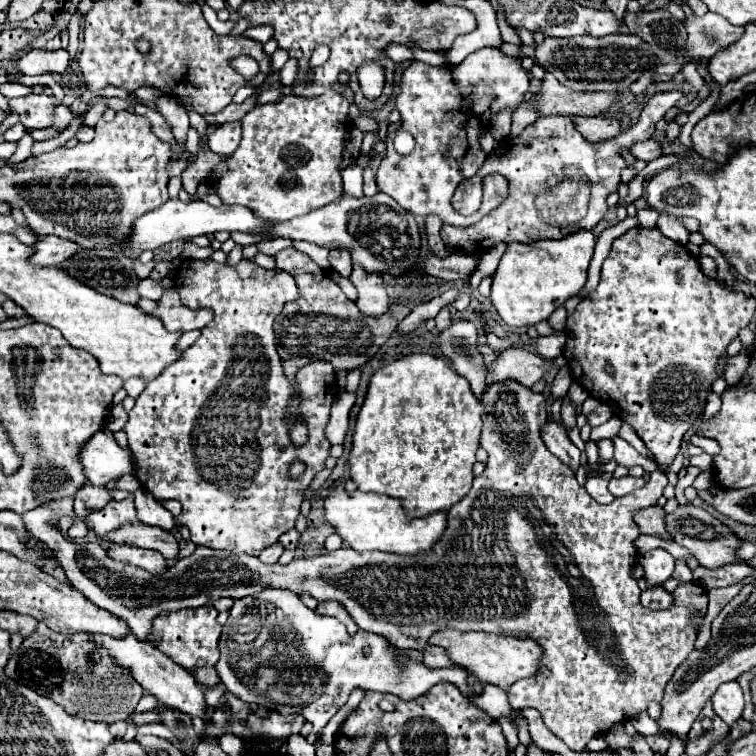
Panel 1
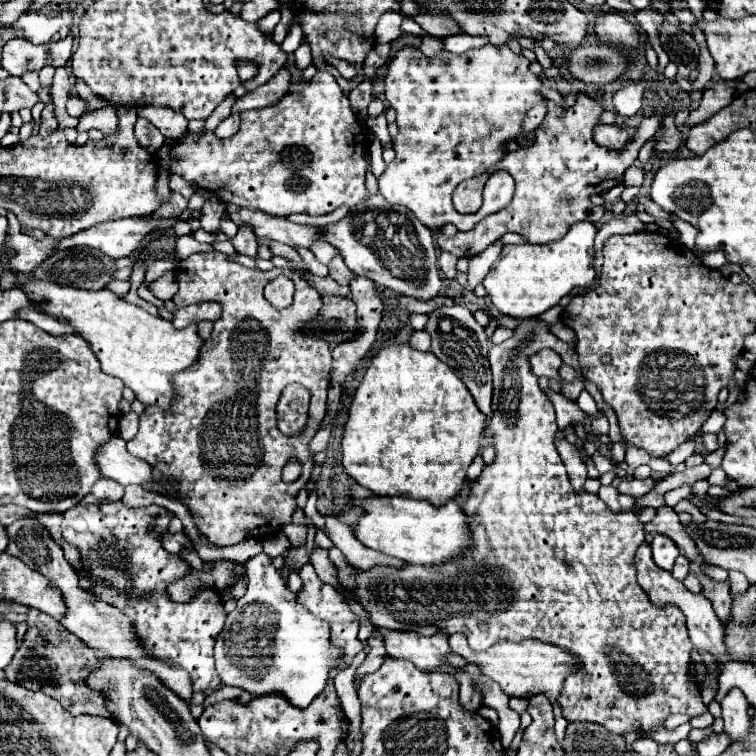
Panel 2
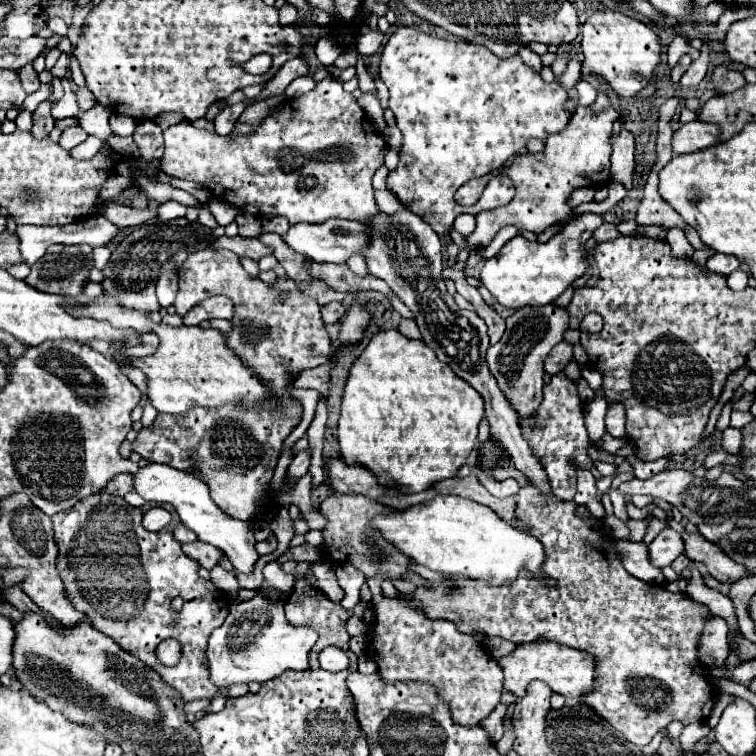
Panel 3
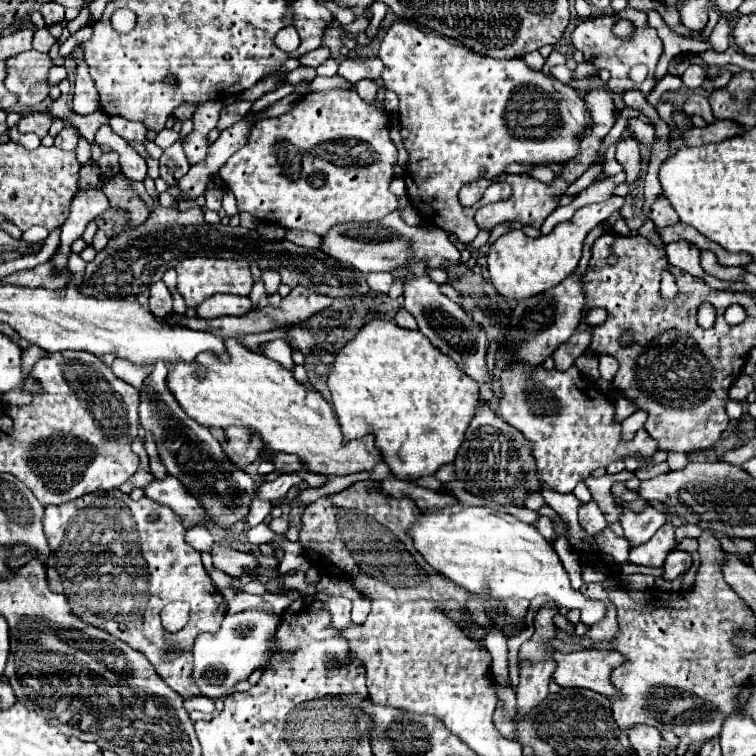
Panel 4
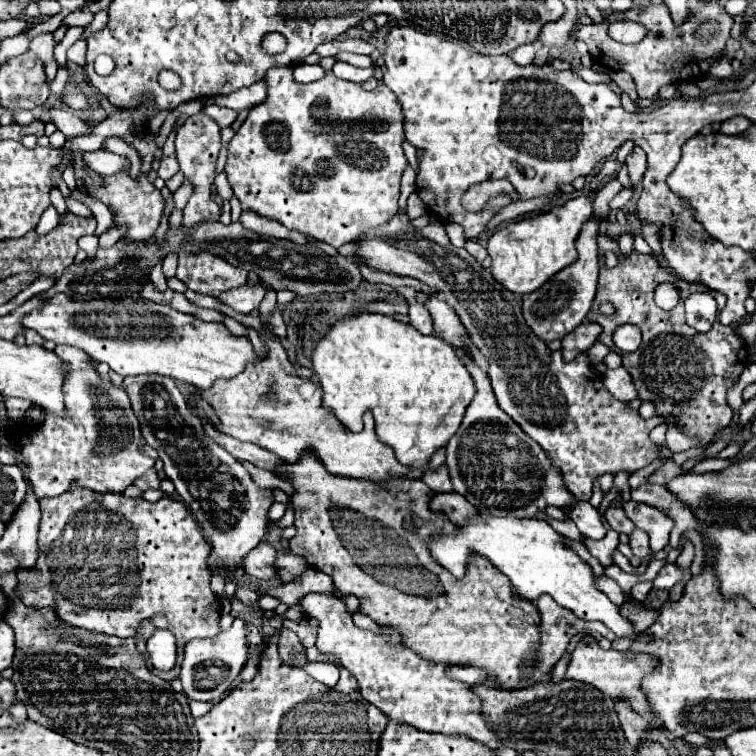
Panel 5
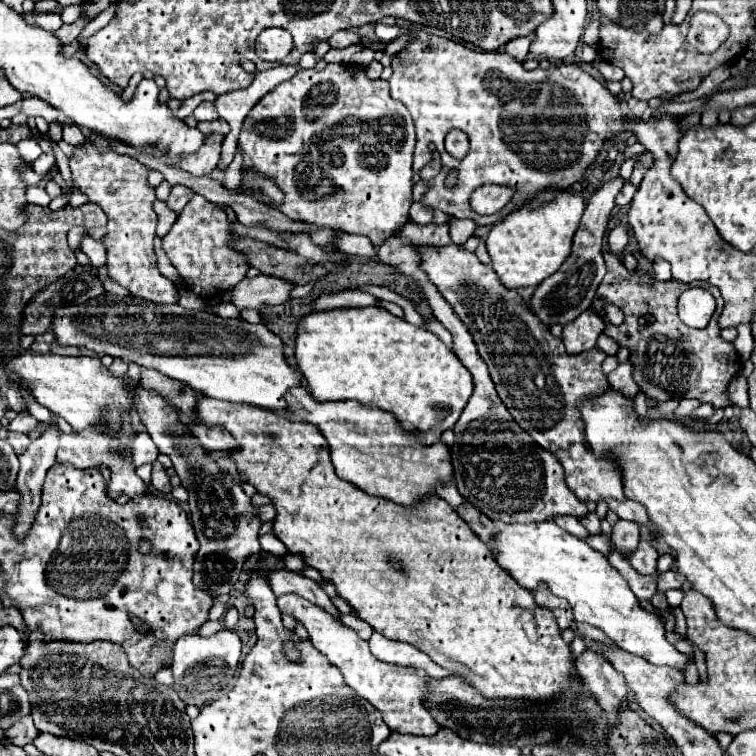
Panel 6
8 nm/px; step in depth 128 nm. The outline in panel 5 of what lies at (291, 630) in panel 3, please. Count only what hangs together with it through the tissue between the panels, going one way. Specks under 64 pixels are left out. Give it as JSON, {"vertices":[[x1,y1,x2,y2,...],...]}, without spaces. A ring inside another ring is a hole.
{"vertices":[[236,618,226,632,220,632,214,638,190,640,184,646,184,660,182,660,182,672,180,672,184,694,190,700,202,700,202,702,216,700,218,686,224,684,224,688,228,688,244,668,246,660,248,660,246,622,240,618]]}

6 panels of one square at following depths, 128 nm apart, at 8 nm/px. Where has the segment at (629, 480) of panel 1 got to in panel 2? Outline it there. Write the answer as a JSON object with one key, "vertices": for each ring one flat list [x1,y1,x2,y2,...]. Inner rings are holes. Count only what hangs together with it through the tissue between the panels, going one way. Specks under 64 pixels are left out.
{"vertices":[[646,478,646,480,630,480,630,482,622,480,618,484,618,492,628,494,628,496,634,496,634,498,642,498,642,496,646,496,654,488,654,484,656,484,656,480,652,480,652,478]]}

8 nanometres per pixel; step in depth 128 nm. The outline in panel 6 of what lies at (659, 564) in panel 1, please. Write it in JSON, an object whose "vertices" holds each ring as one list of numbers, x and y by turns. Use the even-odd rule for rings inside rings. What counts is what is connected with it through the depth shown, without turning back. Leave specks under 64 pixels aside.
{"vertices":[[456,244,444,248,418,246,418,250,422,268,430,282,440,290,446,302,450,302,454,312,472,332,478,352,488,364,500,400,518,426,560,460,568,488,582,502,606,502,608,510,616,512,622,520,634,520,650,528,642,504,624,496,616,464,612,460,594,458,584,438,584,422,578,404,584,398,606,390,608,380,600,368,606,354,600,348,592,348,570,356,562,338,556,338,550,328,542,324,516,290,504,288,498,274,484,266,476,254,466,252]]}

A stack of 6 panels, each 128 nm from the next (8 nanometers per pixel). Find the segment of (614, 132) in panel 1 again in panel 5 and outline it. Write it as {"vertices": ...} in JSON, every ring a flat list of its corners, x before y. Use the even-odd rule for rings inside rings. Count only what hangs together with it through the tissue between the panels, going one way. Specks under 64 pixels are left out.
{"vertices":[[636,146,628,154,628,158,626,158,626,166,628,166,628,172,630,172,630,182,636,186,642,180,644,172,646,172,646,156,644,156,644,150]]}

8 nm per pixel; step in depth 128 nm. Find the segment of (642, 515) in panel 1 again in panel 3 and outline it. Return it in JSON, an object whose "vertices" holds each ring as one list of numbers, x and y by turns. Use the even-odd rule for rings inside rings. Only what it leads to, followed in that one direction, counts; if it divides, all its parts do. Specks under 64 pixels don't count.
{"vertices":[[672,520,668,526,672,526,674,530,678,530,682,534,684,548,686,548,684,554,690,560,702,562,718,582,734,584,734,582,742,580,744,576,750,576,750,572,746,568,740,568,740,564,736,564,734,560,728,560,728,556,724,556,724,552,720,552,720,548,716,548,716,544,708,542,700,534,686,534,684,526,676,520]]}

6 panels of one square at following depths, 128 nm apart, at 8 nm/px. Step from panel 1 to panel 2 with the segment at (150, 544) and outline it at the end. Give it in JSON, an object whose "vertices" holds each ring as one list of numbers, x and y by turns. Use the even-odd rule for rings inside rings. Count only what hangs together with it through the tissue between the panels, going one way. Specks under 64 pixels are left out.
{"vertices":[[164,532,162,538,164,538,164,540,162,540,162,546,164,546,168,552,174,552,174,554,180,554,184,548,194,548,192,542,190,542,190,538,186,538,184,532,180,532,180,534]]}

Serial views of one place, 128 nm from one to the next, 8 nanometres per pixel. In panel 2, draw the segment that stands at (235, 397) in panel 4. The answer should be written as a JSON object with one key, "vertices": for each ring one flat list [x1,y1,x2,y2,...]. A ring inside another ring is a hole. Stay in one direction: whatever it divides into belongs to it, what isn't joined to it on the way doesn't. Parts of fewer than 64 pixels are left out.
{"vertices":[[34,278,20,280,20,286,26,290,30,300,36,300,38,304,42,302,42,312,60,320,68,320,76,332,80,332,82,338,90,342,90,348,100,360,102,370,120,378,146,406,170,408,172,398,176,398,172,376,190,368,196,364,196,358,200,358,204,340,198,334,198,324,176,330,172,322,166,322,160,316,152,316,140,306,120,300,114,292,108,290,90,292]]}

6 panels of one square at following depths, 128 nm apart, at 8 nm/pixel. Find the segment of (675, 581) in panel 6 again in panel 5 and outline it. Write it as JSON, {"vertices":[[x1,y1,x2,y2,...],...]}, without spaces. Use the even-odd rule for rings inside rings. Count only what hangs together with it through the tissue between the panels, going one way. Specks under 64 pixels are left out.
{"vertices":[[666,564,658,576,654,578,654,588,662,588,662,590,670,590,674,584,678,584,680,580,688,578,684,570,676,568,676,564]]}

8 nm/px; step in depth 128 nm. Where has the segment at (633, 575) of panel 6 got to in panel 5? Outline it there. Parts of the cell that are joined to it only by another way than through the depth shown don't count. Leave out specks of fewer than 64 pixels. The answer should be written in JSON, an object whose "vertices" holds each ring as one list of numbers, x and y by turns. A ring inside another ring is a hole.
{"vertices":[[608,530,608,534,606,534,602,540,590,540,590,538,586,538,584,544,586,544,586,548,590,550,590,554,592,554,594,558,598,558,604,568,608,568,608,566,614,564,614,562,612,562,612,552,618,550,618,548,616,548,618,542,620,542,620,540,618,540,618,534,616,534,614,530],[638,582,638,584,632,588,632,598,634,598,636,602,642,602,642,600,650,594,650,590,652,590,652,582]]}

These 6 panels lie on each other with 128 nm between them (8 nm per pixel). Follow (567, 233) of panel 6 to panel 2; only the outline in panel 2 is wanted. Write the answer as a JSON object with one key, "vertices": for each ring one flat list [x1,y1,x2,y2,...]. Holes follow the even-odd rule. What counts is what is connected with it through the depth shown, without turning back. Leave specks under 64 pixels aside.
{"vertices":[[592,222,572,224,568,234,550,244,522,244,512,246,506,244,500,252,500,258,494,262,492,270,484,278,482,286,486,288,492,304,508,316,528,318,540,316,550,306,558,304,562,296,566,296,572,288,586,288,594,282,594,230]]}

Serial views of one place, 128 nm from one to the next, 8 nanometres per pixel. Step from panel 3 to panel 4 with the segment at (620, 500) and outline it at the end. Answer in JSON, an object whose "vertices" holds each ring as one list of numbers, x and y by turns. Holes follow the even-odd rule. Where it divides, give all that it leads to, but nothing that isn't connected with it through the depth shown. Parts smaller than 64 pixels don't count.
{"vertices":[[646,508,644,512,632,512,632,510,624,510,624,516,620,520,622,528,624,528,624,536,630,540,630,546,640,546,644,544,650,536,654,536,654,532,660,528,660,524,664,524,666,518,664,514,660,514,654,508]]}

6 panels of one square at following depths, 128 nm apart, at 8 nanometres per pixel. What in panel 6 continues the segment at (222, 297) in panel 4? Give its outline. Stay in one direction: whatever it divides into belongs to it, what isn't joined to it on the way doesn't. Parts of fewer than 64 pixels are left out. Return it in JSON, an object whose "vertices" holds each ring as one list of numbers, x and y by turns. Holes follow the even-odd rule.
{"vertices":[[258,274,256,278,244,278,238,286,234,286,232,304,236,308,262,310,266,306,288,302,292,288,294,284,288,284,288,280,276,280,276,276]]}

